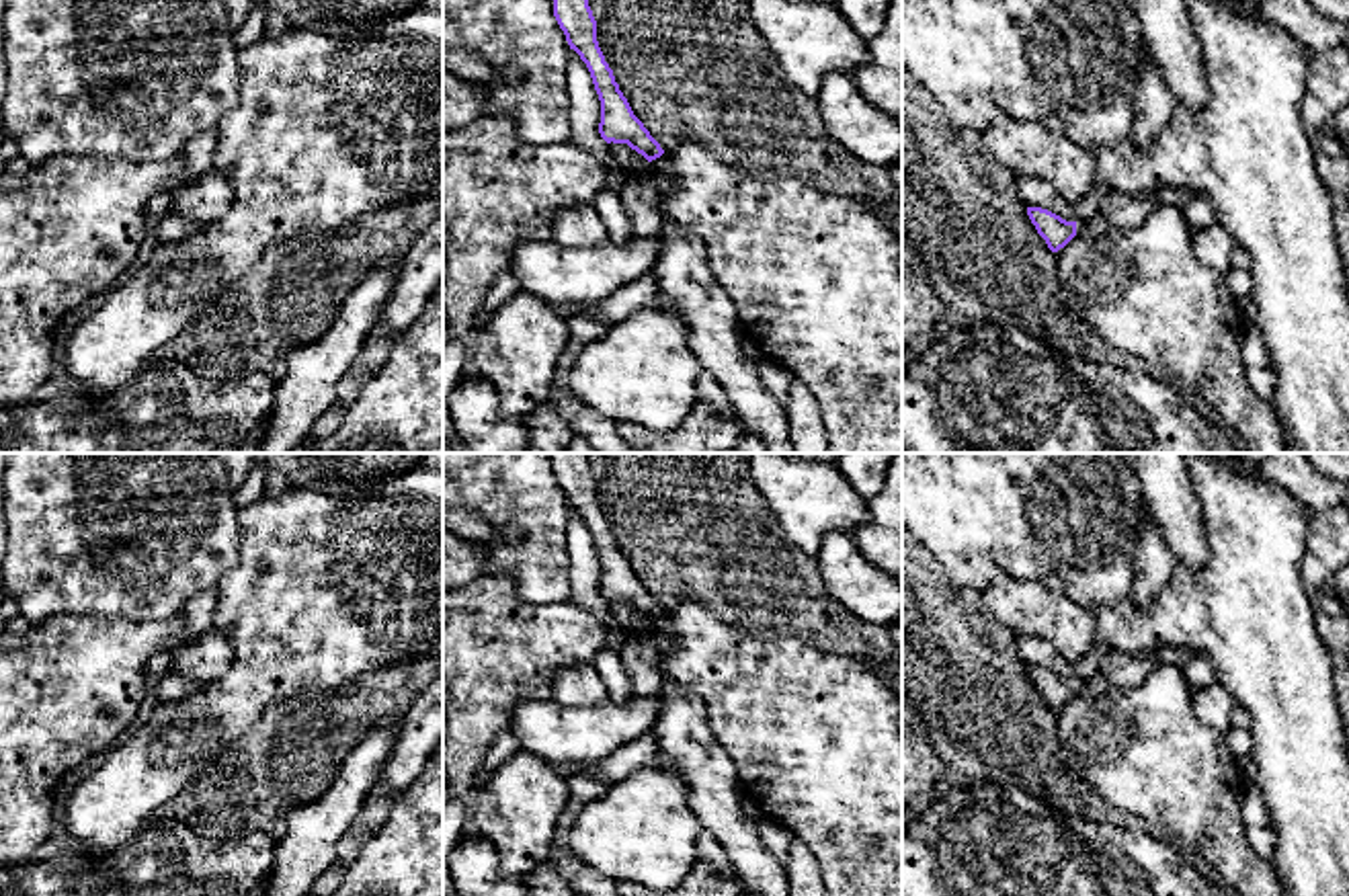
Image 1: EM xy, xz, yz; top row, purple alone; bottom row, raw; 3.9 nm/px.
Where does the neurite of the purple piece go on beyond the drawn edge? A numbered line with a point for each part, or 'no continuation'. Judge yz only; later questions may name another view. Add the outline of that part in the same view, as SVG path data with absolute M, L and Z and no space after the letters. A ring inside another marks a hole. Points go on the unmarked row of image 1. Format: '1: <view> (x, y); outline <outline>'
1: yz (1118, 671); outline M1158 648L1140 654L1109 652L1091 679L1076 681L1076 695L1101 697L1111 689L1136 689L1156 668L1156 652Z

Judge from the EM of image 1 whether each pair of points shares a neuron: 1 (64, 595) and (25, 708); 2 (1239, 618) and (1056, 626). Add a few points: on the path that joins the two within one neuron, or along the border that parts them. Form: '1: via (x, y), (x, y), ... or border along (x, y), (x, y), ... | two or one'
1: border along (21, 614), (35, 622), (62, 614), (105, 618) | two
2: border along (1091, 612), (1095, 642) | two

